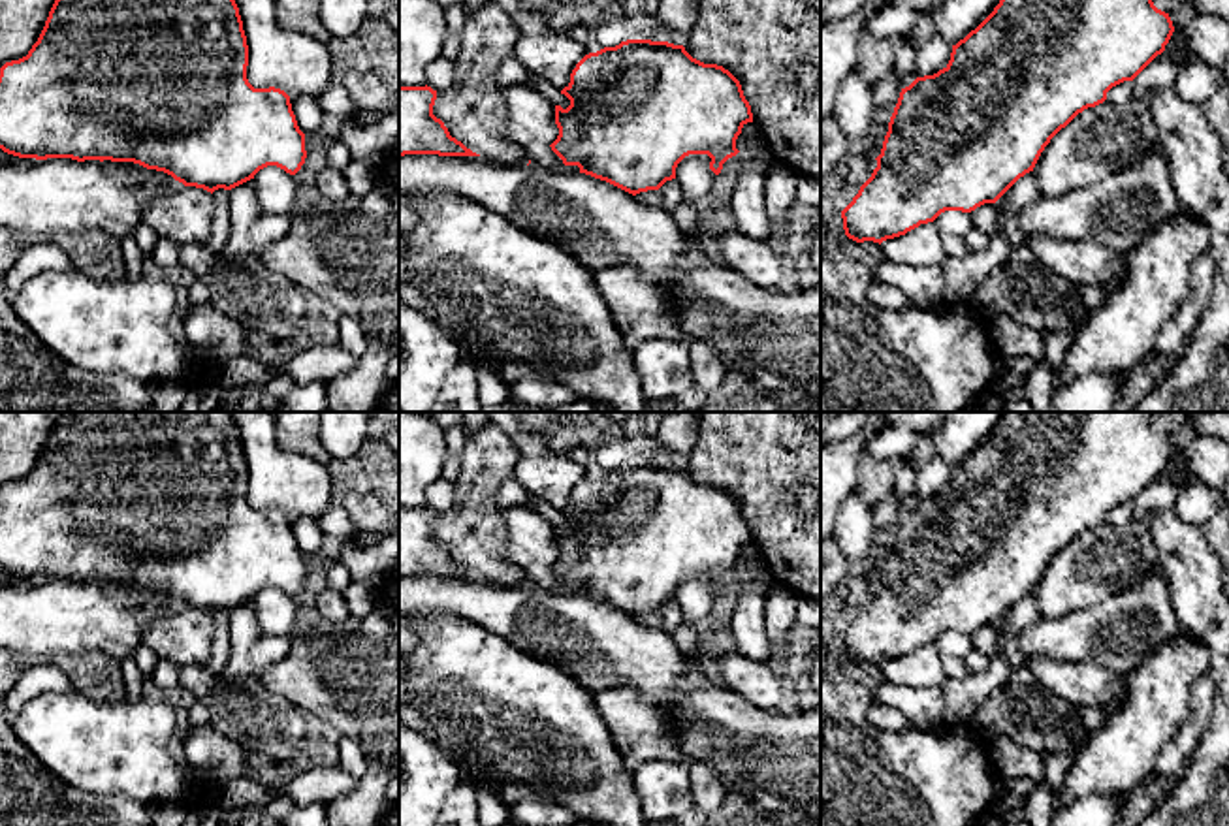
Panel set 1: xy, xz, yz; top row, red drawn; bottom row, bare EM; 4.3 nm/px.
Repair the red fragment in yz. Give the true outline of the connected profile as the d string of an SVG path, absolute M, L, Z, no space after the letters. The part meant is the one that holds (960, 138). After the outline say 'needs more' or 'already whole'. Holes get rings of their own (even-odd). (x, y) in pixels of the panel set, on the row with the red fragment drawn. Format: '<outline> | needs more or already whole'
M999 0L994 11L964 40L952 45L949 64L934 75L917 77L902 88L888 122L877 167L860 186L853 201L841 211L845 235L856 243L883 243L905 235L920 224L934 222L945 211L971 213L984 203L996 203L1020 177L1033 171L1041 152L1050 139L1065 128L1078 113L1107 100L1107 92L1133 81L1157 55L1165 51L1174 32L1169 13L1157 9L1152 0Z | already whole

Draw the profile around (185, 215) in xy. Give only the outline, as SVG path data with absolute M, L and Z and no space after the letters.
M183 186L147 203L143 222L175 245L205 245L211 237L213 194Z

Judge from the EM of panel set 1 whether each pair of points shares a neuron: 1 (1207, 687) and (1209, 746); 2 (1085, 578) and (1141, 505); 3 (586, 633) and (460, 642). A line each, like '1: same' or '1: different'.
1: different
2: same
3: different

